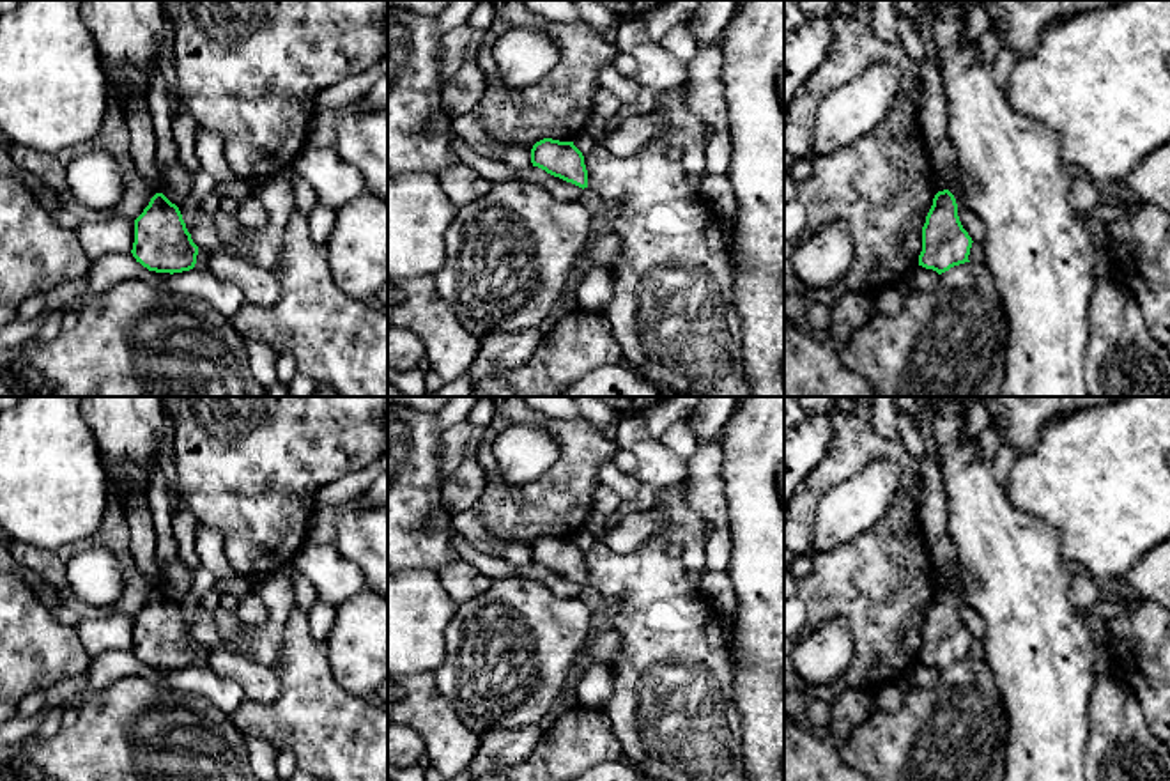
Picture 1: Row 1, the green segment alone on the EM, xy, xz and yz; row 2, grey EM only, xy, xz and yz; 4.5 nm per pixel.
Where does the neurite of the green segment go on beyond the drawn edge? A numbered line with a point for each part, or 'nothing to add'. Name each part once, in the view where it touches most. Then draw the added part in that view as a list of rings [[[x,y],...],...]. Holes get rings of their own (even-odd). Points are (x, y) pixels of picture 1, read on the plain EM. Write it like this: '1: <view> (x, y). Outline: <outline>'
nothing to add

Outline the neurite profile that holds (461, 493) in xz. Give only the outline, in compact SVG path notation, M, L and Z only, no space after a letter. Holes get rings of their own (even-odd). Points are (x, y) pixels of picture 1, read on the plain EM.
M464 457L451 478L441 485L443 506L451 514L473 510L483 489L487 475L476 457Z

